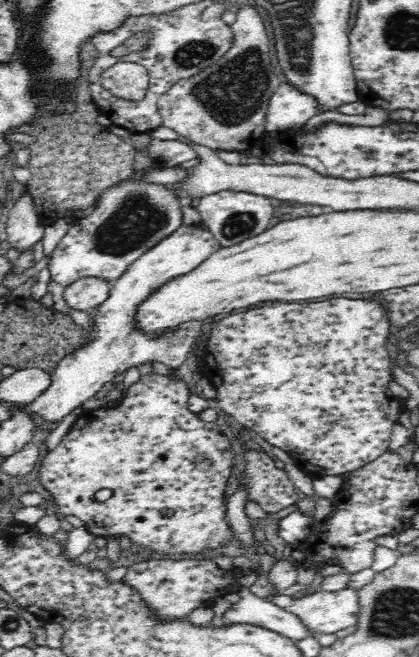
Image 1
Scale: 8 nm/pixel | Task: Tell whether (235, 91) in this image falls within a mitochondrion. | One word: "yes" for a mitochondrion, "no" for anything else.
yes

